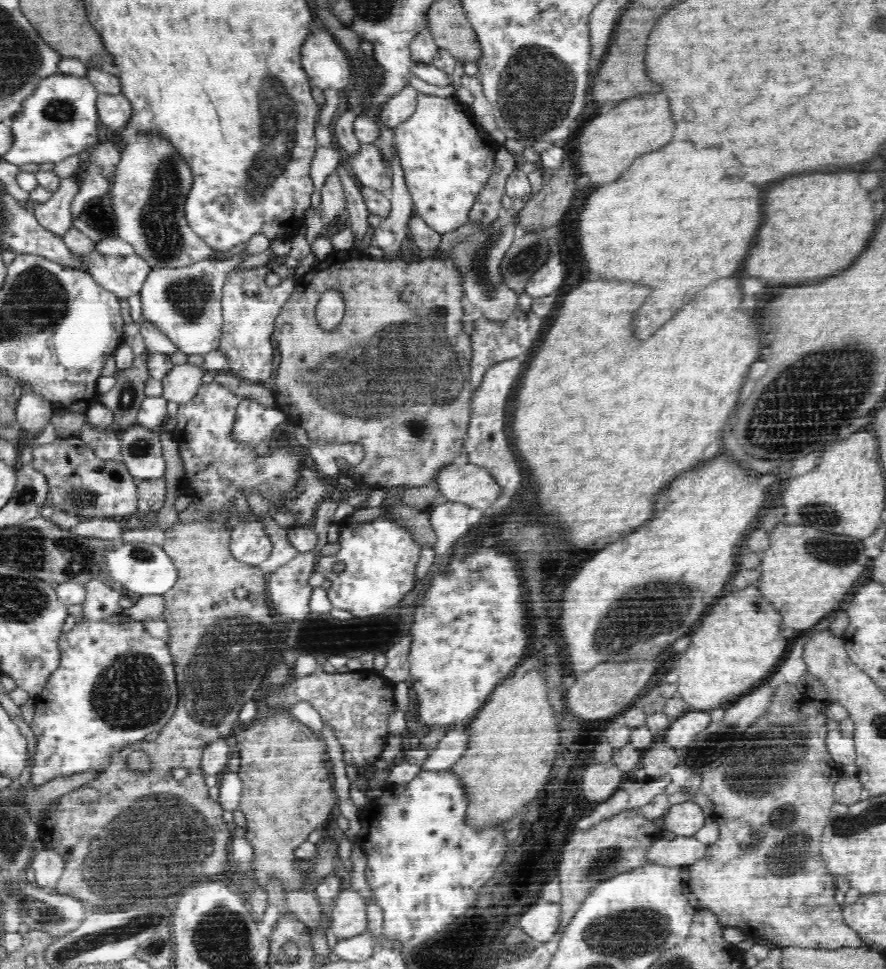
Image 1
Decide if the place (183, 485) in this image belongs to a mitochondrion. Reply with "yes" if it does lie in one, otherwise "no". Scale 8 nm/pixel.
no

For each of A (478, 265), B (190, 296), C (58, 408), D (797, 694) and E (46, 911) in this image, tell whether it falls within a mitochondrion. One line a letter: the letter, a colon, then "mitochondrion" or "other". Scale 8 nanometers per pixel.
A: mitochondrion
B: mitochondrion
C: other
D: other
E: mitochondrion

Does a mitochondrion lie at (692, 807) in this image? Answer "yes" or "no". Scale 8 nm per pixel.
no

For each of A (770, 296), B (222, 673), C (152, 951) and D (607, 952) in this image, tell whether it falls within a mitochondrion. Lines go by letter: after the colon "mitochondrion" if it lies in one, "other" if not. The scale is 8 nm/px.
A: other
B: mitochondrion
C: mitochondrion
D: mitochondrion

